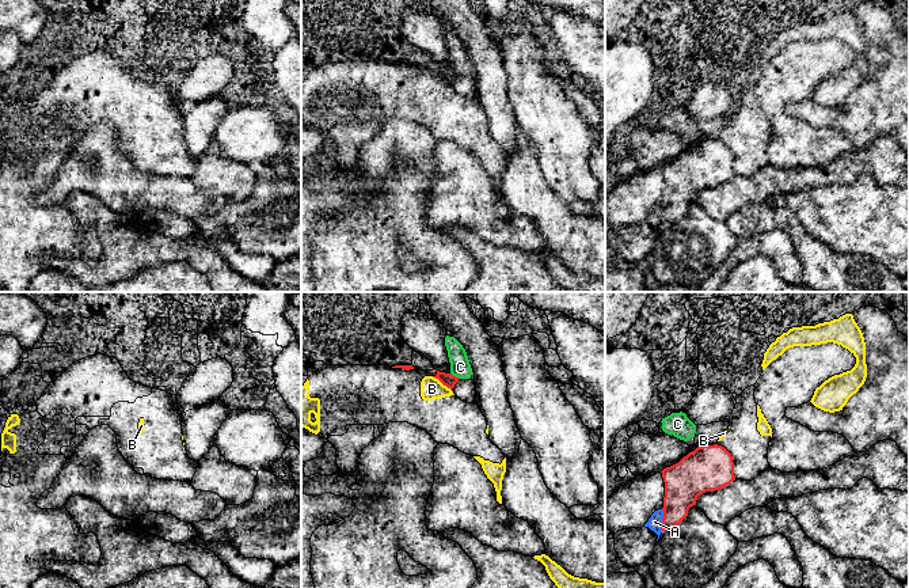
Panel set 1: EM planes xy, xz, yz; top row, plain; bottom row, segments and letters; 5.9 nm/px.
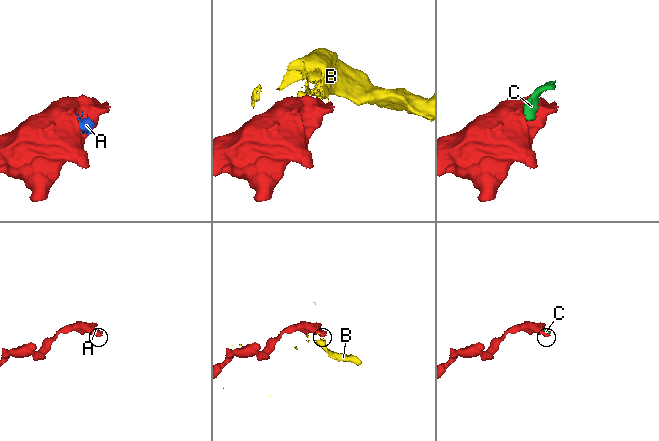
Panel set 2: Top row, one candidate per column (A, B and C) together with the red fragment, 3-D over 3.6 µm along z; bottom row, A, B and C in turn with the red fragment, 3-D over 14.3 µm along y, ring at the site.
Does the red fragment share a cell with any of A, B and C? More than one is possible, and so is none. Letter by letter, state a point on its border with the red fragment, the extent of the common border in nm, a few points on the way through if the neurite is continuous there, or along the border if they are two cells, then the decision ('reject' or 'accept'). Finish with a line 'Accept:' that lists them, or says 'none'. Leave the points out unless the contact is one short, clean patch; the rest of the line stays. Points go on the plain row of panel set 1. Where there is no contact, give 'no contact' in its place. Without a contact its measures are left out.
A: meets red in yz at (662, 216); contact 130 nm long; reject
B: meets red in xz at (441, 78); contact 150 nm long; reject
C: meets red in xz at (455, 72); contact 70 nm long; reject
Accept: none

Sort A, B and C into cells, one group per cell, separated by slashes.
A C / B

